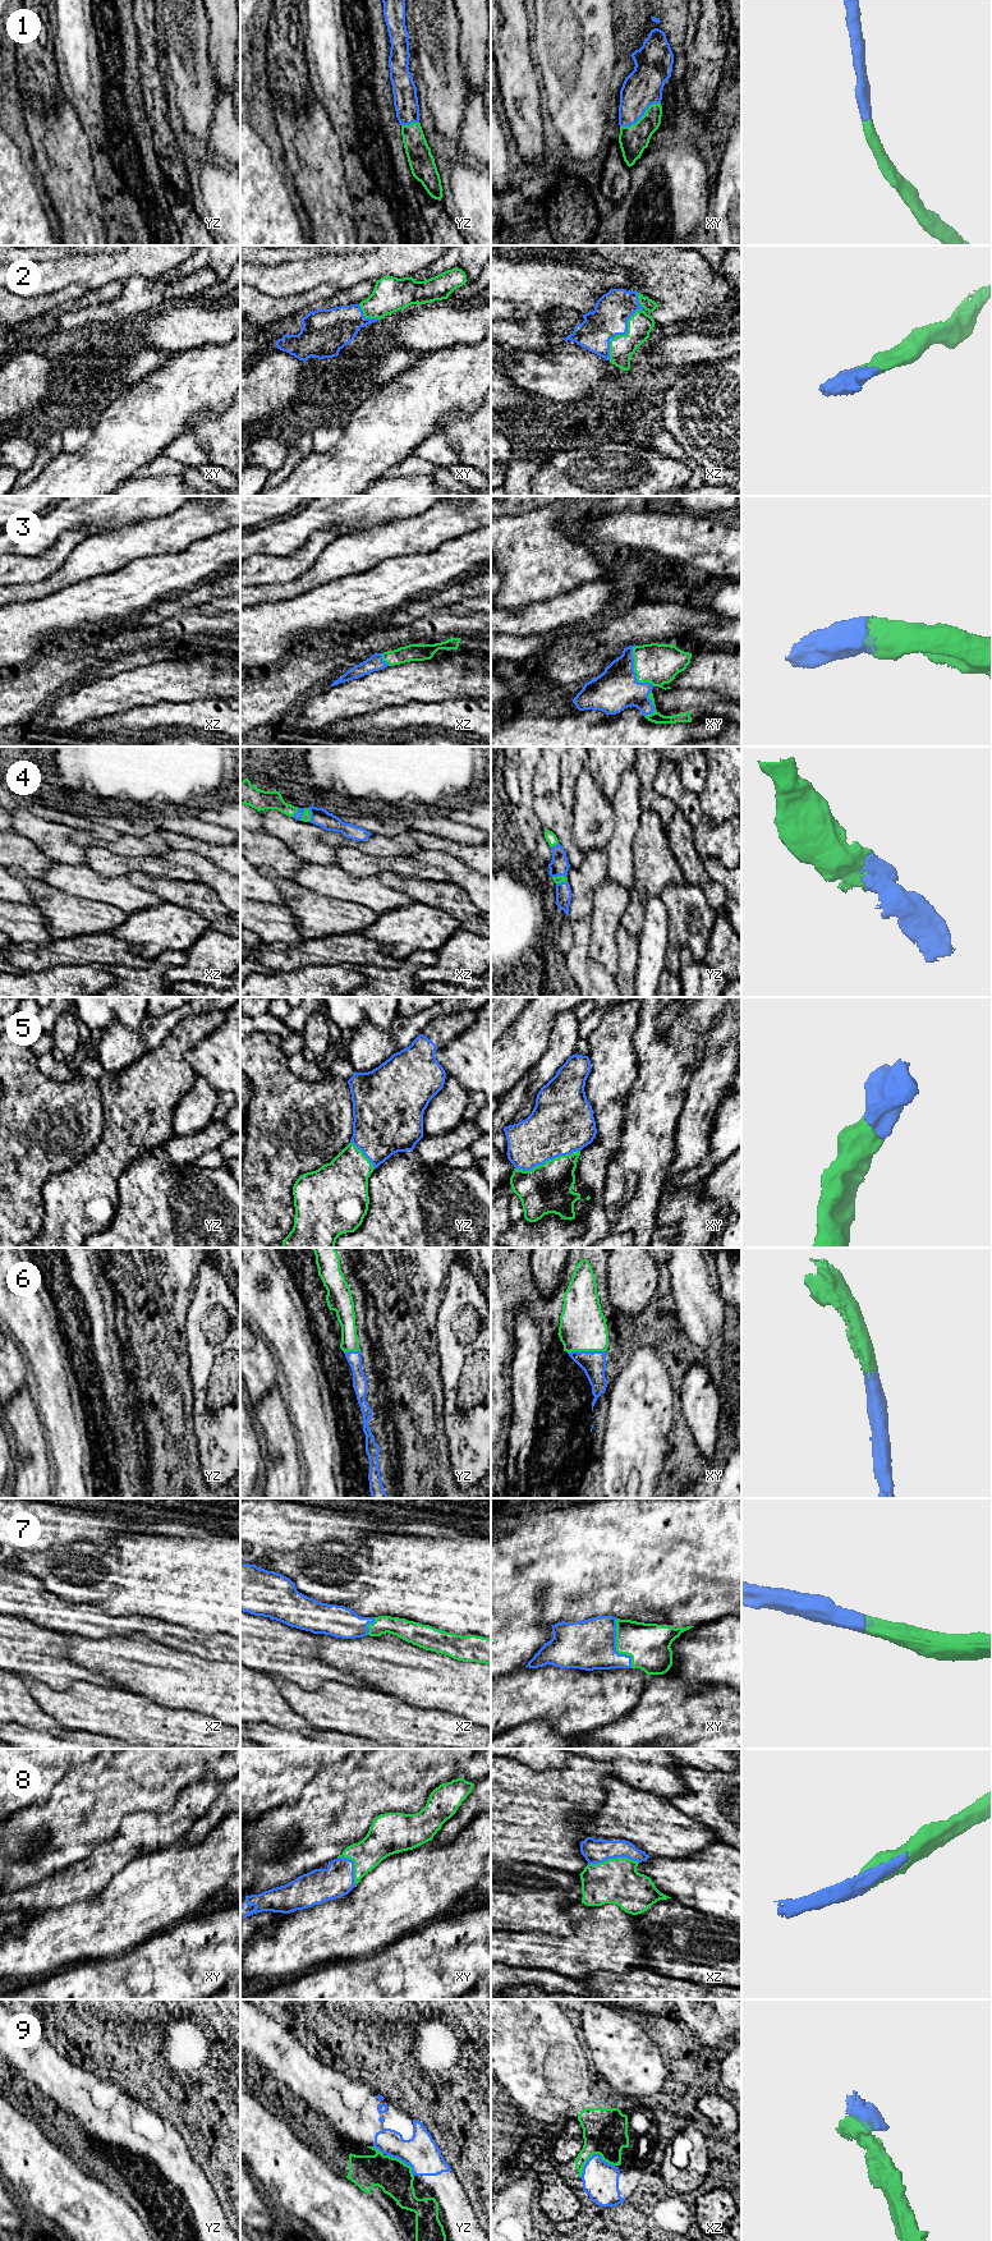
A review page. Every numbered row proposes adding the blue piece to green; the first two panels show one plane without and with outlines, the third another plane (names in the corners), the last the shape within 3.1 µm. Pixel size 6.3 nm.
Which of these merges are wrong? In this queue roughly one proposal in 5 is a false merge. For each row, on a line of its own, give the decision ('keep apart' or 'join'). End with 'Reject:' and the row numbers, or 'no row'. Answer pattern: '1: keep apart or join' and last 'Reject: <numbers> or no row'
1: join
2: join
3: join
4: join
5: join
6: join
7: join
8: join
9: keep apart
Reject: 9

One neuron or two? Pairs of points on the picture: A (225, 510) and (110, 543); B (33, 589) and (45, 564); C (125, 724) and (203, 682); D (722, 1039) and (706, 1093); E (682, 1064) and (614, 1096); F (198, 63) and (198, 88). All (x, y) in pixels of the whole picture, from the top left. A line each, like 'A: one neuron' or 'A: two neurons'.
A: one neuron
B: two neurons
C: two neurons
D: one neuron
E: two neurons
F: one neuron

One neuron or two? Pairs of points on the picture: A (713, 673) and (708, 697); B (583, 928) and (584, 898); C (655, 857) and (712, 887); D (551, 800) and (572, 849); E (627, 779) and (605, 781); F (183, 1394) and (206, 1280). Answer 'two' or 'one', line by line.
A: two
B: two
C: two
D: one
E: two
F: two

